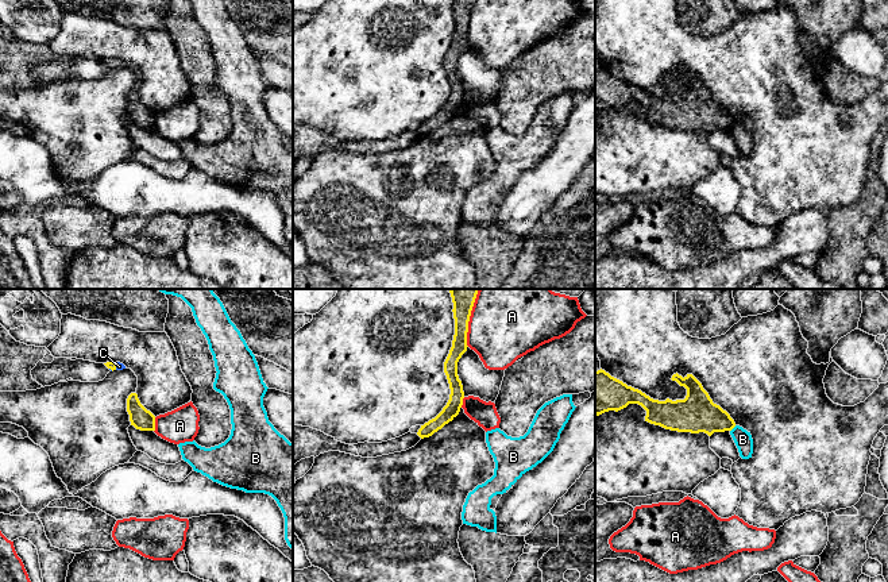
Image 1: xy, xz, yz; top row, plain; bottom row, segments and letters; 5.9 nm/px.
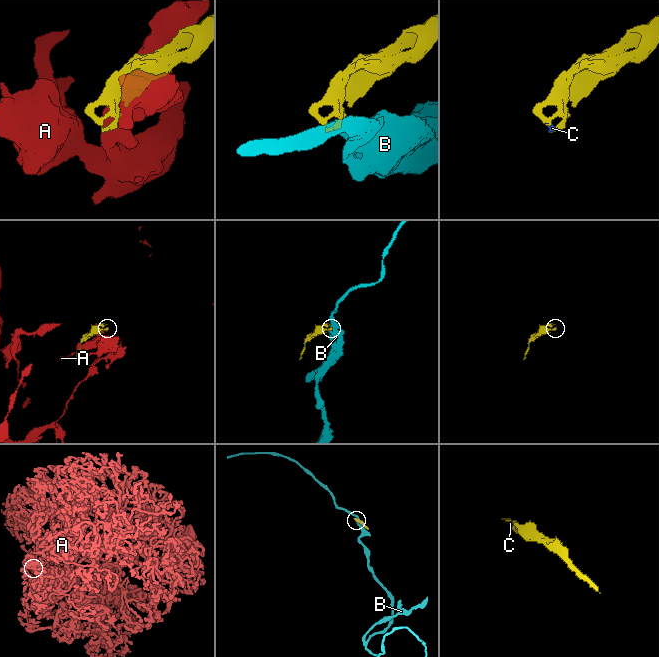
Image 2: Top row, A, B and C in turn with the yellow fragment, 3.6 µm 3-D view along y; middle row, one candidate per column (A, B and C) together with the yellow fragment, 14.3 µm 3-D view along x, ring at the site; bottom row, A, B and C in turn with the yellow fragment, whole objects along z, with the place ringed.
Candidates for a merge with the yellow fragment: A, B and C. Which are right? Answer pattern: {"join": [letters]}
{"join": ["C"]}

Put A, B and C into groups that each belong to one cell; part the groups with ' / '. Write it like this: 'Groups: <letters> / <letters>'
Groups: A / B / C

